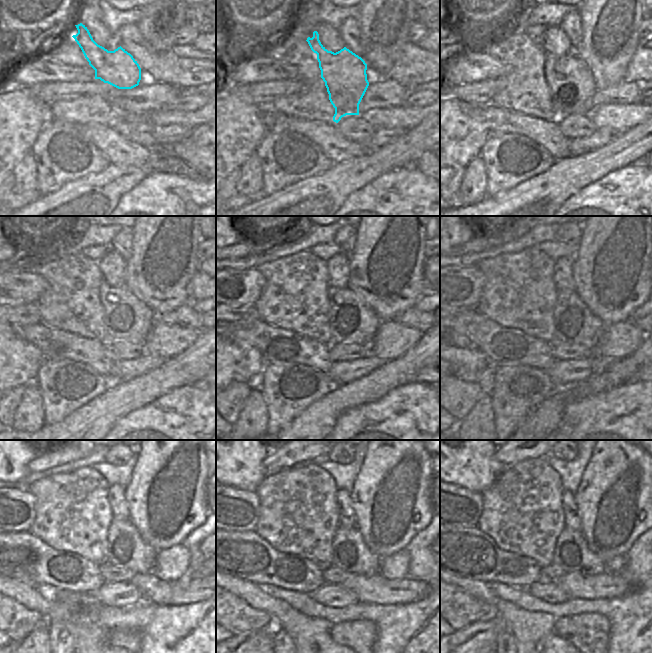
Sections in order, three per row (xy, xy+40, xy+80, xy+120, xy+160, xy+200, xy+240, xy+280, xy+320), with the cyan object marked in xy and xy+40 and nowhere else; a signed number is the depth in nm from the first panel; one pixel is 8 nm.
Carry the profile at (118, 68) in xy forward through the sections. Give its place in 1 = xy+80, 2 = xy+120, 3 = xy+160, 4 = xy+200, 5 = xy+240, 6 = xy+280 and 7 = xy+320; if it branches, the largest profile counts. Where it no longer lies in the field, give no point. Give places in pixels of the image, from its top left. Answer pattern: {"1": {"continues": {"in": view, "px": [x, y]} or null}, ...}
{"1": {"continues": {"in": "xy+80", "px": [572, 85]}}, "2": {"continues": {"in": "xy+120", "px": [126, 317]}}, "3": {"continues": {"in": "xy+160", "px": [352, 321]}}, "4": {"continues": {"in": "xy+200", "px": [574, 323]}}, "5": {"continues": {"in": "xy+240", "px": [125, 548]}}, "6": {"continues": {"in": "xy+280", "px": [350, 553]}}, "7": {"continues": {"in": "xy+320", "px": [572, 553]}}}

